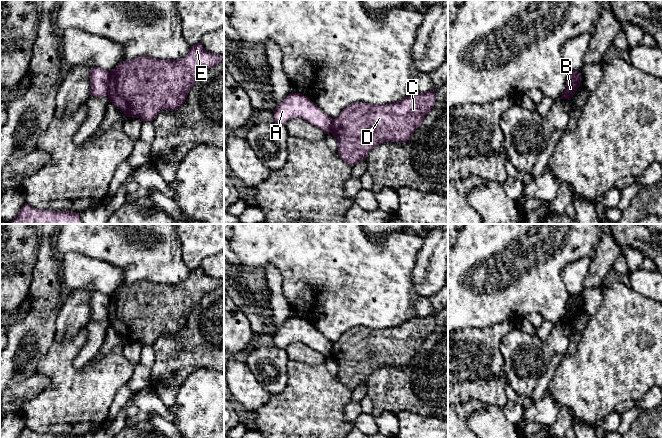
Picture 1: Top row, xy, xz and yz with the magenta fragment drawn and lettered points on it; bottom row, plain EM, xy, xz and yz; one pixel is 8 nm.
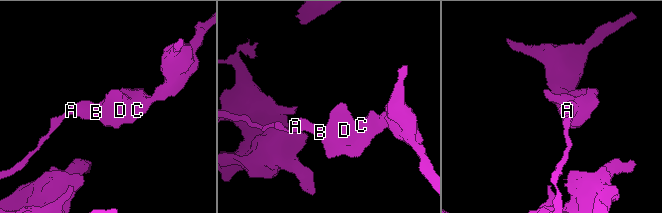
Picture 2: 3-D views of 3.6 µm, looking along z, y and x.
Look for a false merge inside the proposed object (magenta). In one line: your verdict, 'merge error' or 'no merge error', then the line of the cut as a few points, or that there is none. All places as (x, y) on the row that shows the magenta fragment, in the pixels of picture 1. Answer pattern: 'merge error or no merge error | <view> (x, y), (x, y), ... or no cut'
merge error | xy (110, 72), (107, 94)

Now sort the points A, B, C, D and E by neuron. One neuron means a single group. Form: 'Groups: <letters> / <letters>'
Groups: A B / C D E

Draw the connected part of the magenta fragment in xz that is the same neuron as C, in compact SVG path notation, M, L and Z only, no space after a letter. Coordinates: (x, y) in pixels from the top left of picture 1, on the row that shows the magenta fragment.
M427 91L389 104L350 104L332 122L339 156L354 166L383 142L406 143L435 101L435 91Z

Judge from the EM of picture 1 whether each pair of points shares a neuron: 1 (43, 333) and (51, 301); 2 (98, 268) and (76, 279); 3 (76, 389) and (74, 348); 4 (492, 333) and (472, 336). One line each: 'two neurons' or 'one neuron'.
1: one neuron
2: one neuron
3: one neuron
4: one neuron

